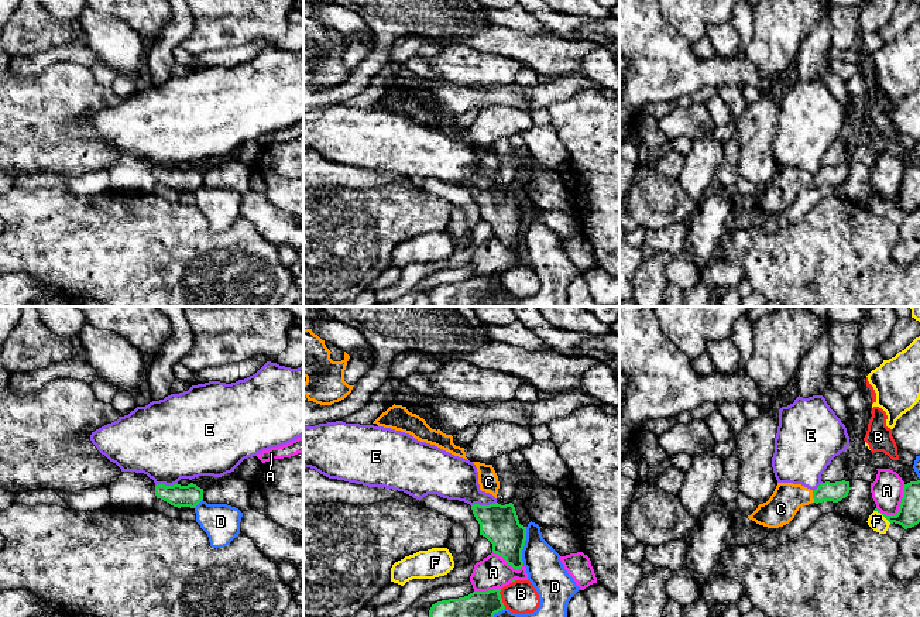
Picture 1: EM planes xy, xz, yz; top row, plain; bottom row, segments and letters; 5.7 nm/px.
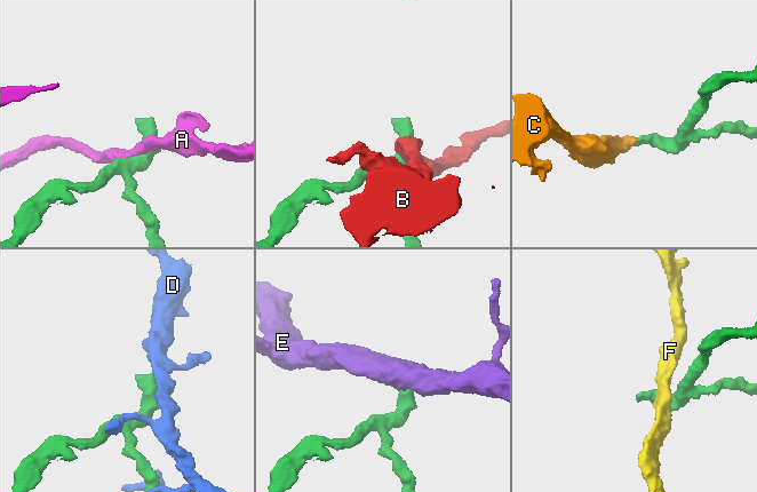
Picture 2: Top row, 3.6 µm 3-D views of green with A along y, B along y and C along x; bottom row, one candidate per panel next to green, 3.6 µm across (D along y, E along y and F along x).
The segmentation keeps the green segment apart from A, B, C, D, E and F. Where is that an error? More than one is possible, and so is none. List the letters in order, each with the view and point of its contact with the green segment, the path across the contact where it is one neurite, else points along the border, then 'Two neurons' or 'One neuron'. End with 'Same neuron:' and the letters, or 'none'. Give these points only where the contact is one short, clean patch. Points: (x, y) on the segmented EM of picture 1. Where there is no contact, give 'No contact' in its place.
A: Touches green at yz (900, 506). Two neurons
B: Touches green at xz (501, 599). Two neurons
C: Touches green at yz (813, 497). Path across: yz (836, 492), (824, 492), (813, 497), (792, 497), (781, 508). One neuron
D: Touches green at xz (524, 545). Two neurons
E: Touches green at xz (483, 506). Boundary: xz (495, 501), (471, 506). Two neurons
F: Touches green at yz (882, 514). Two neurons
Same neuron: C

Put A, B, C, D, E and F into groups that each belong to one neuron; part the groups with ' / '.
A / B / C / D / E / F

